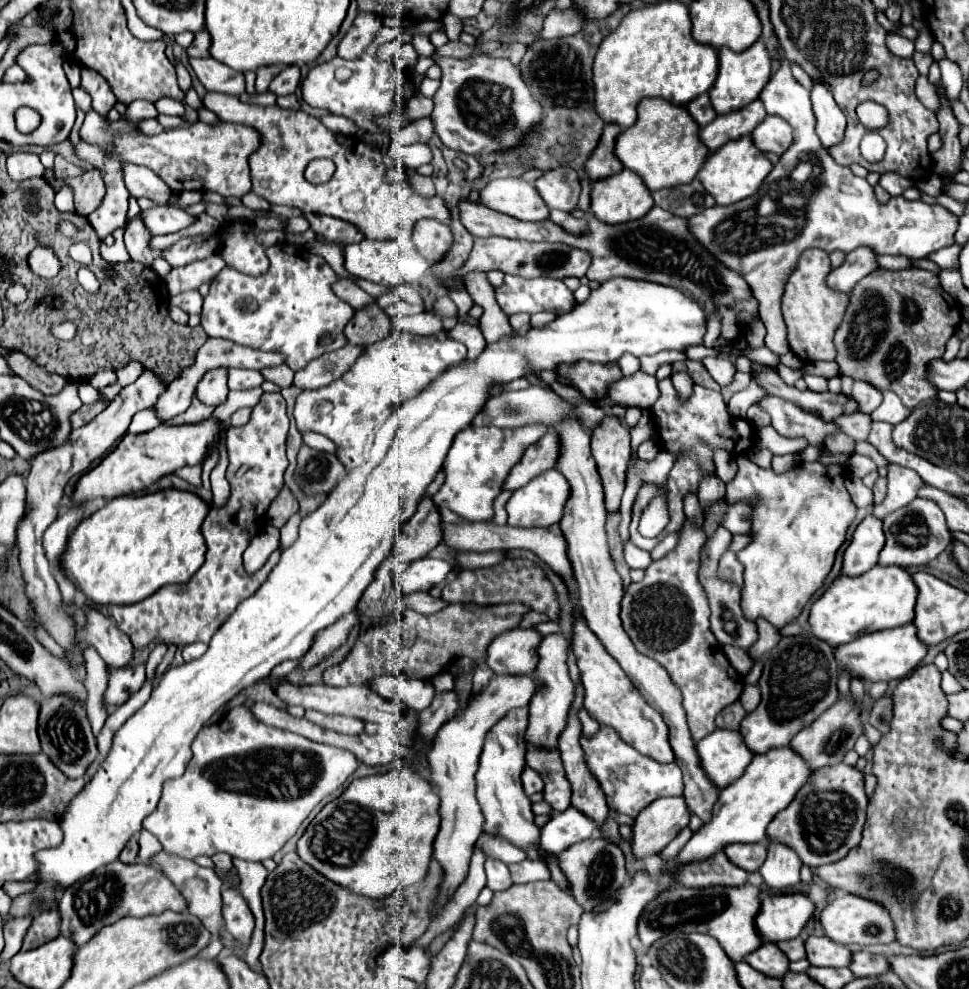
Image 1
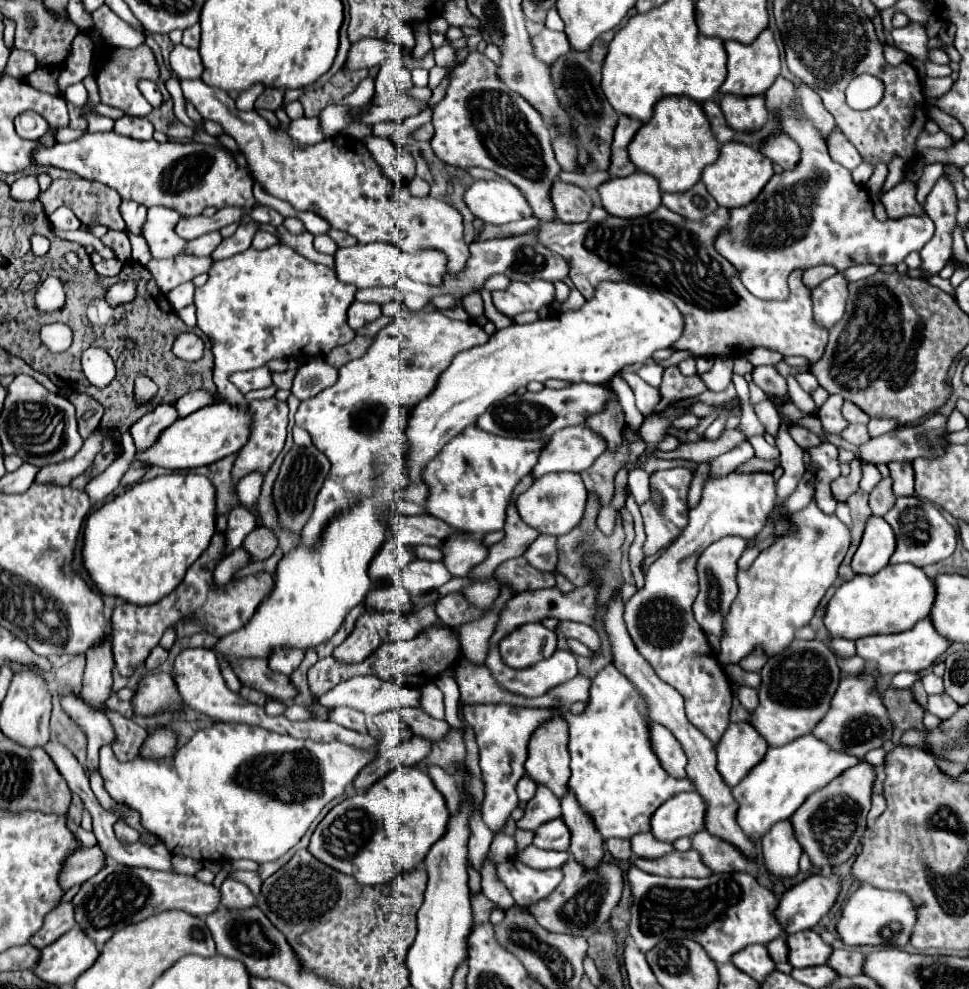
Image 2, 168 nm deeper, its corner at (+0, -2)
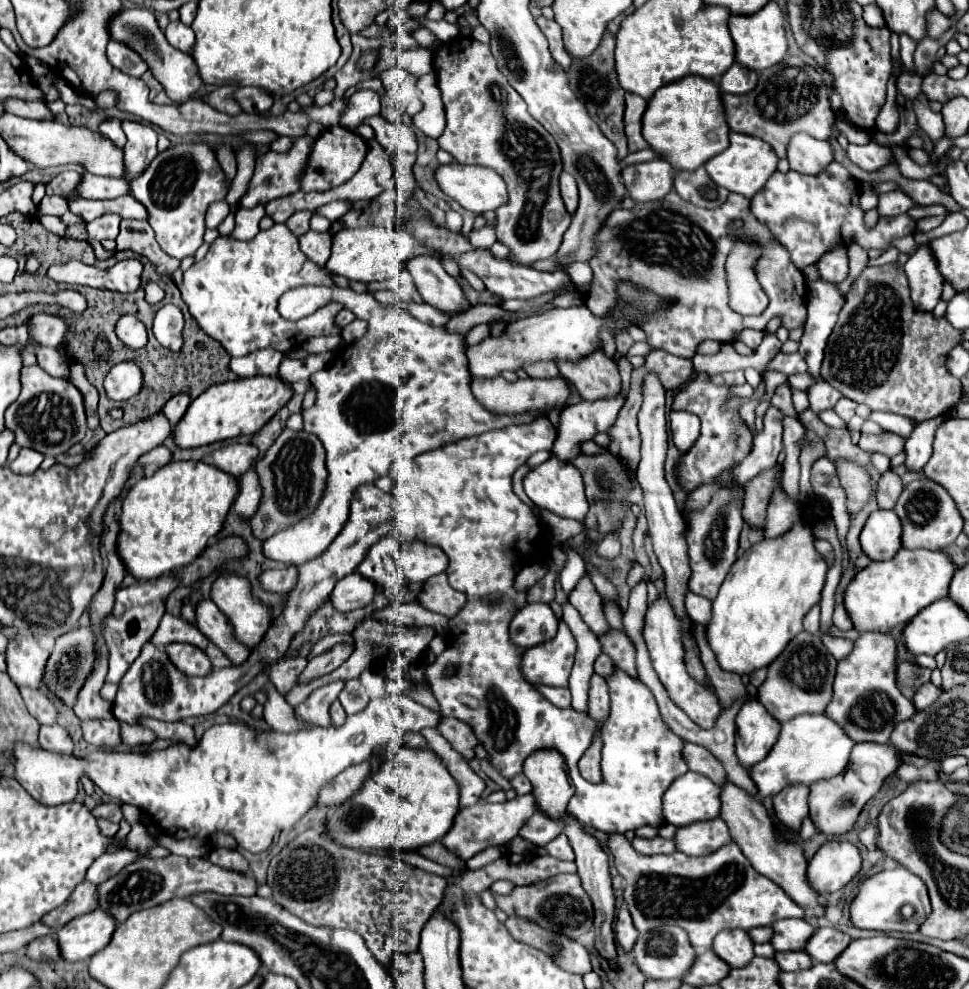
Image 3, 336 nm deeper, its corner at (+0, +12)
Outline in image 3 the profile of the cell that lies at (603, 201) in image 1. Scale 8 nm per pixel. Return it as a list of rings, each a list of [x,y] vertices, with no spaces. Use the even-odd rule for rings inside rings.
[[[661,158],[625,166],[621,170],[621,182],[635,202],[657,200],[673,188],[673,168]]]

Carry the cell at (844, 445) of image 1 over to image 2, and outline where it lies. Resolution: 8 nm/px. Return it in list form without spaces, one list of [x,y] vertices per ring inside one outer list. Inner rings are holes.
[[[789,426],[789,434],[801,448],[811,448],[811,446],[821,444],[817,434],[813,434],[813,432],[809,432],[807,428],[801,428],[801,426]]]

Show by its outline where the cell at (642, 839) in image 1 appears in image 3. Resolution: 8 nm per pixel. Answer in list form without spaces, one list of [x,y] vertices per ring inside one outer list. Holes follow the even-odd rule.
[[[687,772],[663,796],[663,818],[677,828],[719,816],[719,786],[709,778]]]

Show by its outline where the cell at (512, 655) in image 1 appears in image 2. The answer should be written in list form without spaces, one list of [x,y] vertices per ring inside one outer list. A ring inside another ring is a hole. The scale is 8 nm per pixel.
[[[531,622],[515,628],[499,644],[501,658],[511,668],[527,668],[535,662],[549,658],[557,648],[557,634],[541,622]]]

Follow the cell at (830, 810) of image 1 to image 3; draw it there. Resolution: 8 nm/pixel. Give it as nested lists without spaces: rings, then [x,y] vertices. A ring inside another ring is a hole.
[[[861,742],[855,744],[851,750],[849,766],[845,770],[829,780],[819,780],[811,784],[809,792],[809,818],[813,820],[815,828],[823,834],[829,836],[843,836],[851,832],[855,826],[863,806],[867,804],[869,798],[873,798],[879,788],[883,786],[883,780],[897,770],[901,764],[897,758],[897,748],[891,744],[871,744],[871,742]]]

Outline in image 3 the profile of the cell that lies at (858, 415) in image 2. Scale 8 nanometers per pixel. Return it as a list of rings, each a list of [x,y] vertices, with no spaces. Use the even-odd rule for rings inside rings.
[[[841,398],[841,400],[837,402],[837,406],[835,406],[835,412],[849,422],[849,420],[855,416],[855,408],[857,408],[857,402],[853,402],[853,400],[849,400],[849,398]]]

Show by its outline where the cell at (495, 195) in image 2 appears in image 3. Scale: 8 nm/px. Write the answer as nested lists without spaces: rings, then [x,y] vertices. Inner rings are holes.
[[[455,162],[437,166],[435,178],[447,196],[457,200],[465,210],[471,210],[473,214],[497,210],[509,202],[507,184],[491,168],[461,166]]]

